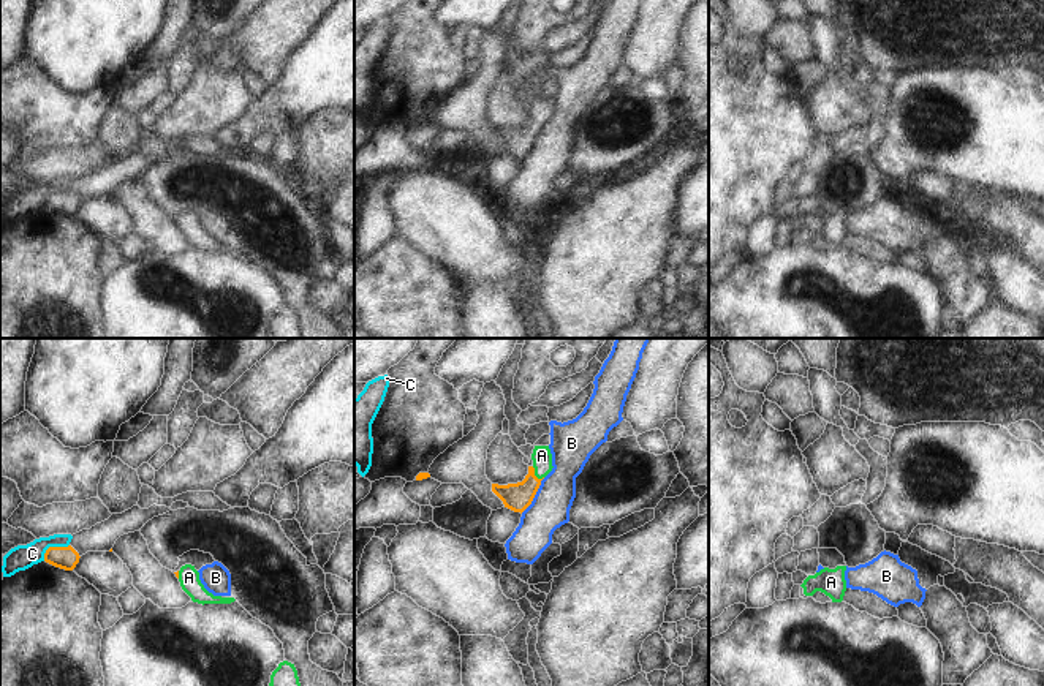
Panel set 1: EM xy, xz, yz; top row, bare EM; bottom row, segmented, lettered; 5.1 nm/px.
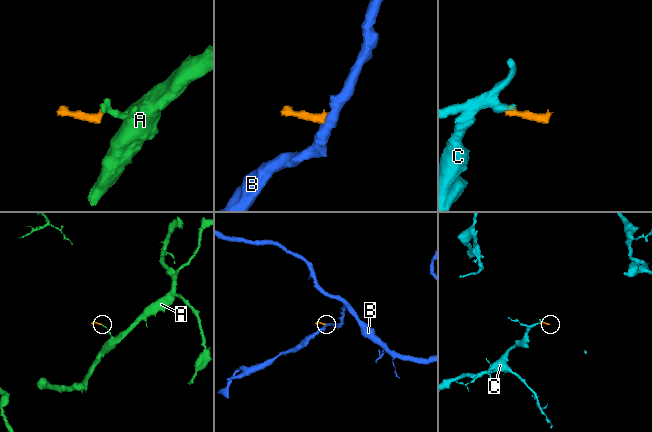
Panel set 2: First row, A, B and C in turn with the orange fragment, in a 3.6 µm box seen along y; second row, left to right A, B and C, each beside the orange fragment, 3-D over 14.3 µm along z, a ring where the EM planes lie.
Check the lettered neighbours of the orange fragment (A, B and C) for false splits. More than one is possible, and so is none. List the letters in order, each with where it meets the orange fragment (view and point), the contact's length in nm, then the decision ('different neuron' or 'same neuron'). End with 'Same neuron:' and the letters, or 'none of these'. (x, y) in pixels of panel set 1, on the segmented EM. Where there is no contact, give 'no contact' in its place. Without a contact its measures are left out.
A: meets orange in xz at (533, 474); contact 90 nm long; same neuron
B: meets orange in xz at (535, 493); contact 220 nm long; different neuron
C: meets orange in xy at (52, 547); contact 160 nm long; different neuron
Same neuron: A

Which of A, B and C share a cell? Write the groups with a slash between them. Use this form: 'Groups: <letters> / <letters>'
Groups: A / B / C

